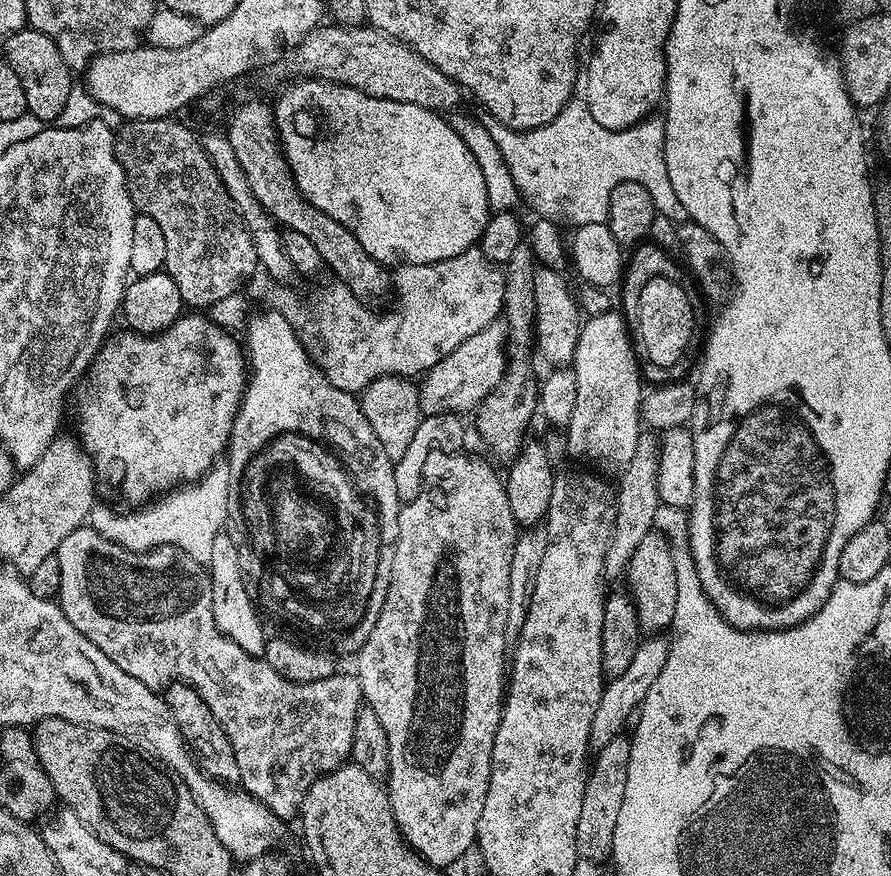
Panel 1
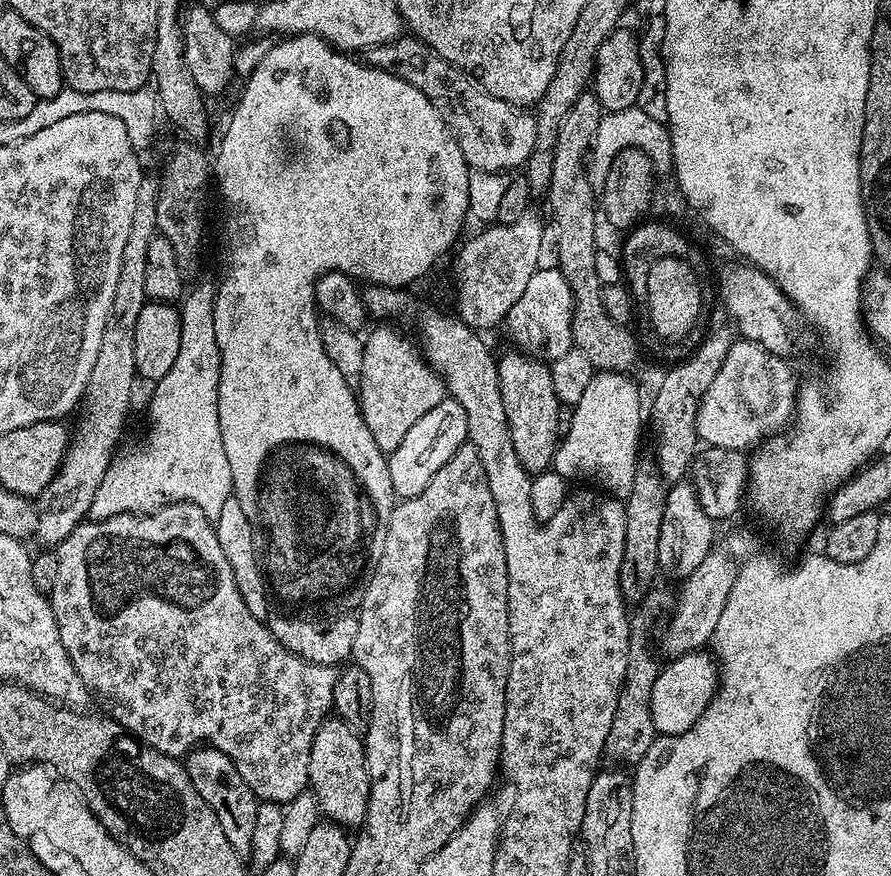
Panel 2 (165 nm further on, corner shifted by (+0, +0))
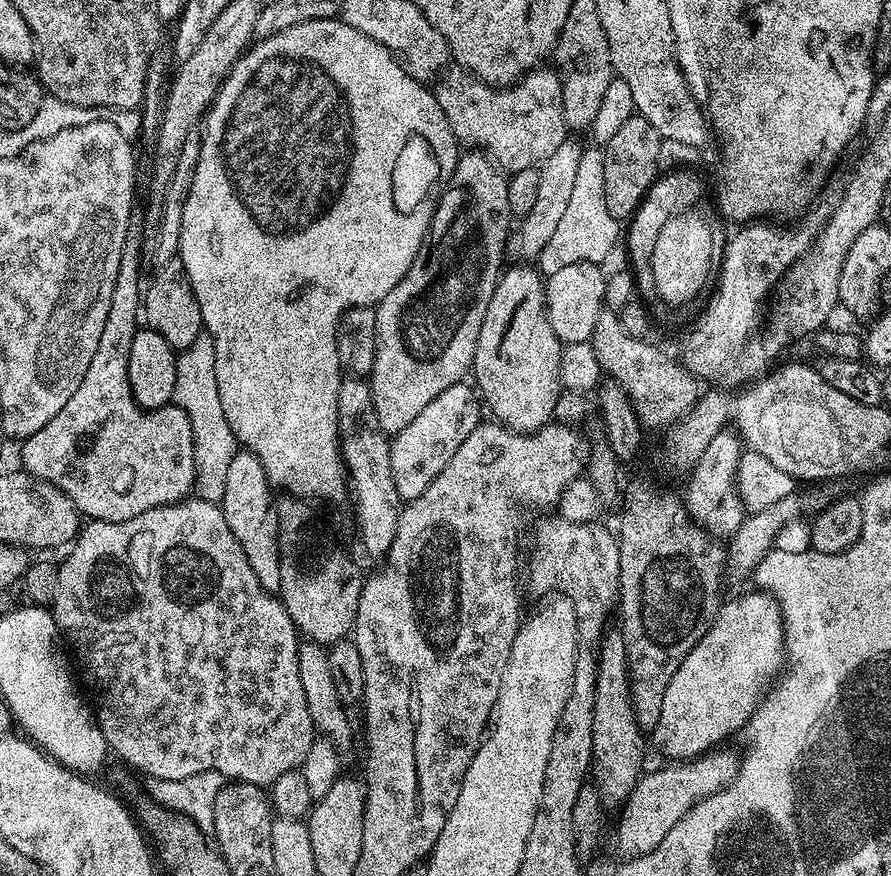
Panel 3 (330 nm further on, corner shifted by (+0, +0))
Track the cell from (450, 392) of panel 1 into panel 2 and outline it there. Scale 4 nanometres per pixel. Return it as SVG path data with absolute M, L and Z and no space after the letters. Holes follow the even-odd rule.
M559 268L536 269L534 278L526 285L522 298L510 306L506 321L508 336L519 351L536 357L537 360L551 362L562 358L566 350L574 347L572 343L572 295L566 278Z

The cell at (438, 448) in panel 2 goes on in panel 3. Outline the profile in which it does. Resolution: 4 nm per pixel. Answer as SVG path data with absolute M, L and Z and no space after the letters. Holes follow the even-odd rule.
M461 382L450 386L450 390L442 390L406 430L395 433L390 443L390 470L394 474L394 486L398 486L401 501L407 502L418 498L438 478L440 471L454 458L454 450L466 442L466 438L482 423L482 400L474 391L473 385Z

